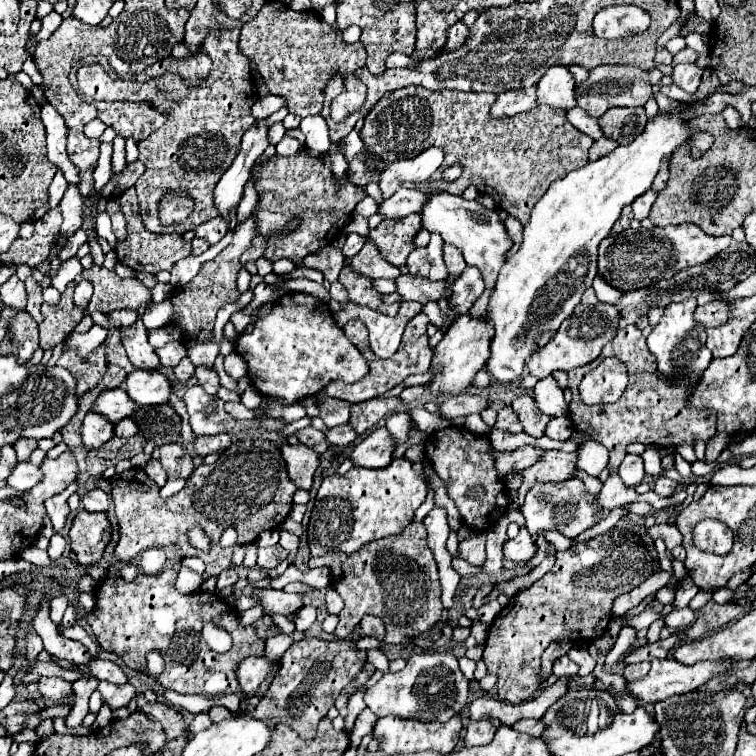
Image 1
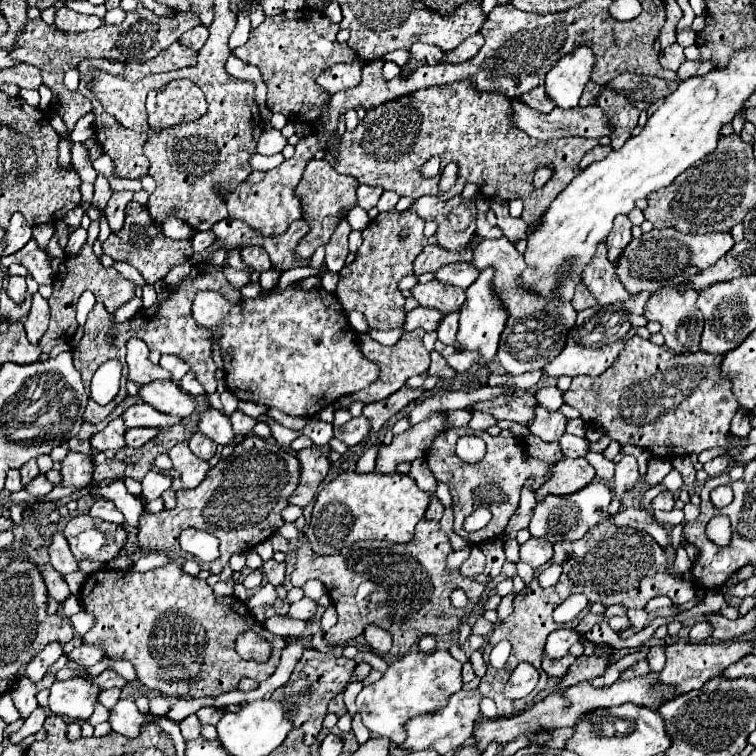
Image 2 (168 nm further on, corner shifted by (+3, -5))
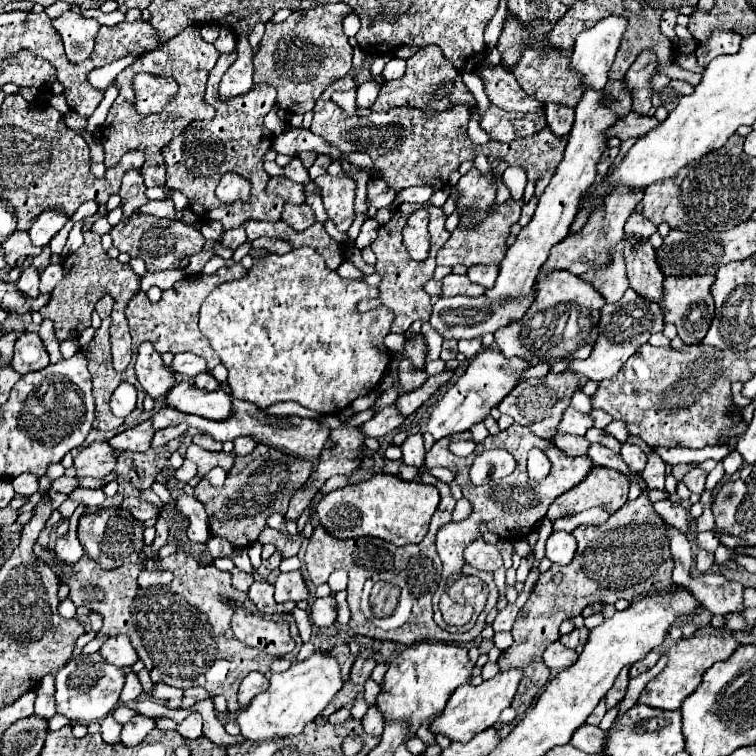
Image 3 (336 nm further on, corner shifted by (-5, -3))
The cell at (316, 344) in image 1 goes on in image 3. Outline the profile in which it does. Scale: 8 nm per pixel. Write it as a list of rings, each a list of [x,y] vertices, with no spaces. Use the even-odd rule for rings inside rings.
[[[298,247],[286,255],[256,257],[246,277],[214,289],[200,309],[200,327],[204,333],[206,323],[206,337],[228,369],[228,385],[234,399],[250,401],[260,409],[280,401],[296,401],[302,407],[336,415],[356,397],[378,389],[392,363],[392,353],[386,349],[384,337],[390,333],[394,313],[386,307],[368,313],[356,309],[362,297],[378,297],[378,293],[378,287],[342,279],[336,271],[330,271],[322,255],[312,247]]]

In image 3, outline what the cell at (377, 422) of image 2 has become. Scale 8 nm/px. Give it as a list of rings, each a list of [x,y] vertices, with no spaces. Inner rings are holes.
[[[442,371],[438,375],[432,375],[420,389],[412,391],[412,393],[404,393],[398,397],[398,409],[402,411],[402,415],[412,415],[420,405],[424,405],[448,379],[452,377],[452,371]]]

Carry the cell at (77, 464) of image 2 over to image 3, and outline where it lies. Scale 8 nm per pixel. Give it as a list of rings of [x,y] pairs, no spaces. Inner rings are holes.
[[[94,441],[78,451],[74,459],[78,477],[106,477],[116,465],[116,453],[108,441]]]

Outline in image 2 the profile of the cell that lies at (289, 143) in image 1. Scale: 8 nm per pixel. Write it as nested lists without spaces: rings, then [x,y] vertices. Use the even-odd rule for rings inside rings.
[[[272,129],[272,131],[264,131],[258,139],[258,153],[262,155],[274,155],[280,153],[286,147],[286,137],[282,137],[280,131]]]

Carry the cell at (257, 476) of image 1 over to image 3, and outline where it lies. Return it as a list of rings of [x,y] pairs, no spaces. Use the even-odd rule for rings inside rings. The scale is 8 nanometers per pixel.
[[[258,445],[250,457],[236,457],[234,473],[226,479],[222,487],[212,487],[208,479],[196,485],[196,499],[204,503],[210,517],[210,531],[216,537],[228,539],[234,547],[242,549],[252,545],[260,531],[266,527],[266,519],[272,513],[286,513],[292,495],[308,481],[314,465],[306,459],[274,451],[266,445]]]

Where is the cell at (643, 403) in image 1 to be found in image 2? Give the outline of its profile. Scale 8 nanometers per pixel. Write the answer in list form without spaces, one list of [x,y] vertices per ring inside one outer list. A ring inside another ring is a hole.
[[[634,335],[628,339],[618,359],[602,375],[574,377],[570,389],[564,393],[564,403],[578,409],[586,425],[600,427],[612,441],[618,441],[620,445],[650,449],[652,455],[662,459],[702,453],[704,449],[724,447],[730,421],[738,409],[738,403],[730,391],[730,383],[718,375],[720,361],[722,359],[714,359],[714,355],[706,355],[702,351],[694,355],[674,355],[664,345],[658,347],[648,339]]]

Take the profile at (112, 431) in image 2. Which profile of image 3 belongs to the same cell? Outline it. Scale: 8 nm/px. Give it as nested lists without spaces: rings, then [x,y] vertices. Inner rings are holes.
[[[144,421],[124,433],[114,435],[108,443],[112,445],[114,451],[148,451],[152,437],[154,437],[152,421]]]

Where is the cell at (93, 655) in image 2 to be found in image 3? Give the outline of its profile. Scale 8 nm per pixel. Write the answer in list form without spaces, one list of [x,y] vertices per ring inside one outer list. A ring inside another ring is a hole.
[[[124,635],[118,637],[110,637],[100,653],[106,657],[106,661],[118,665],[118,667],[132,667],[138,661],[138,655],[134,651],[134,647],[130,645],[130,639],[126,639]]]

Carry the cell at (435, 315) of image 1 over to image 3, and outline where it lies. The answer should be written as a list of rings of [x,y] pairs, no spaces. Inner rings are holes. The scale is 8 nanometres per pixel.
[[[422,323],[422,327],[420,327],[420,331],[418,333],[412,333],[410,337],[416,337],[416,335],[426,335],[426,361],[434,361],[434,359],[438,359],[440,357],[440,349],[442,349],[442,335],[440,333],[436,333],[434,329],[432,329],[432,325],[430,323]]]

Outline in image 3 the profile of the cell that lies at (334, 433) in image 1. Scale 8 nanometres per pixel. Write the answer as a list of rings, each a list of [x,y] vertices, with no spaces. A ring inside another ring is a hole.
[[[388,405],[384,407],[380,413],[376,413],[368,423],[362,425],[362,431],[368,435],[368,437],[382,437],[390,431],[394,431],[396,427],[402,425],[406,417],[398,411],[396,405]],[[394,407],[394,409],[392,409]]]

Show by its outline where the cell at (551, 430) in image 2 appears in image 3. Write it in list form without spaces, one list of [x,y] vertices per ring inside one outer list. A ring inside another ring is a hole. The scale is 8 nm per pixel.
[[[566,409],[560,425],[560,433],[574,433],[574,435],[586,435],[586,431],[594,427],[594,419],[590,415],[578,413],[576,409]]]

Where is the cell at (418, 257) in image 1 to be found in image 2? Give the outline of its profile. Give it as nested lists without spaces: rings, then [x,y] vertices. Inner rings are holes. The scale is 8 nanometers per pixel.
[[[426,245],[424,251],[414,259],[414,275],[420,277],[422,273],[434,273],[438,267],[444,267],[448,263],[456,263],[456,261],[470,261],[470,245],[464,247],[462,255],[454,255],[448,253],[446,249],[438,247],[438,245]]]

